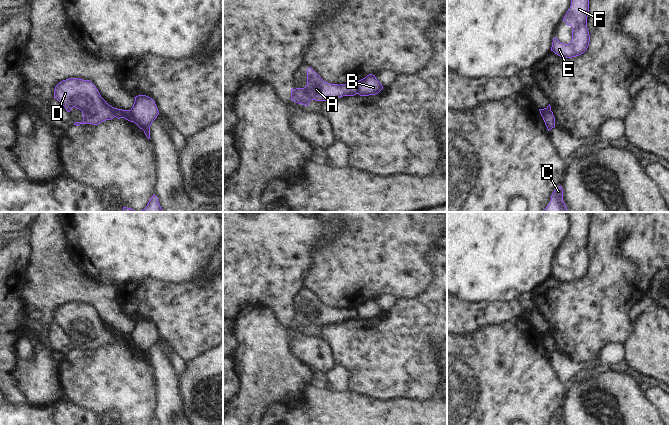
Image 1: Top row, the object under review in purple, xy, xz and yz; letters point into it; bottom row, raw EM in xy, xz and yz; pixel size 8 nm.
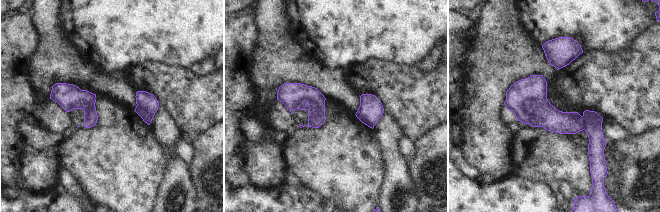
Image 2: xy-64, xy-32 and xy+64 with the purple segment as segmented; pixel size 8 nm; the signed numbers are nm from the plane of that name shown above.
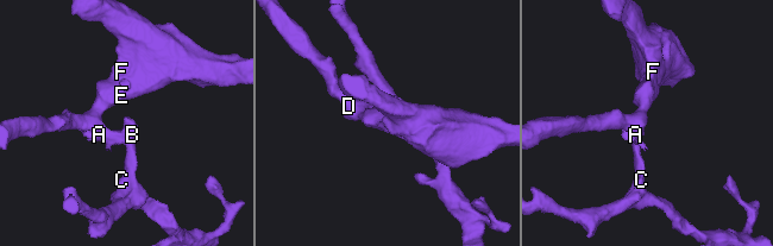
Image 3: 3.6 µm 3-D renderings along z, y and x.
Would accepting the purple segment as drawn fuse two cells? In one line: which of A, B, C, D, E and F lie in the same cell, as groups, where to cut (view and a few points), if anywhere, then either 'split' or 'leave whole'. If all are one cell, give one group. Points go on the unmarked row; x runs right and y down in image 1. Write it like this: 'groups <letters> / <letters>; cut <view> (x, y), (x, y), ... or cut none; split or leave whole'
groups A D E F / B C; cut xy (129, 334), (134, 345); split

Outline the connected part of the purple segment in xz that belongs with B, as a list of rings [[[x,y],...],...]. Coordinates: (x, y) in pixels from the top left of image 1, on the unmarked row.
[[[369,298],[365,302],[355,306],[355,309],[360,320],[375,319],[383,313],[382,308],[373,298]]]

